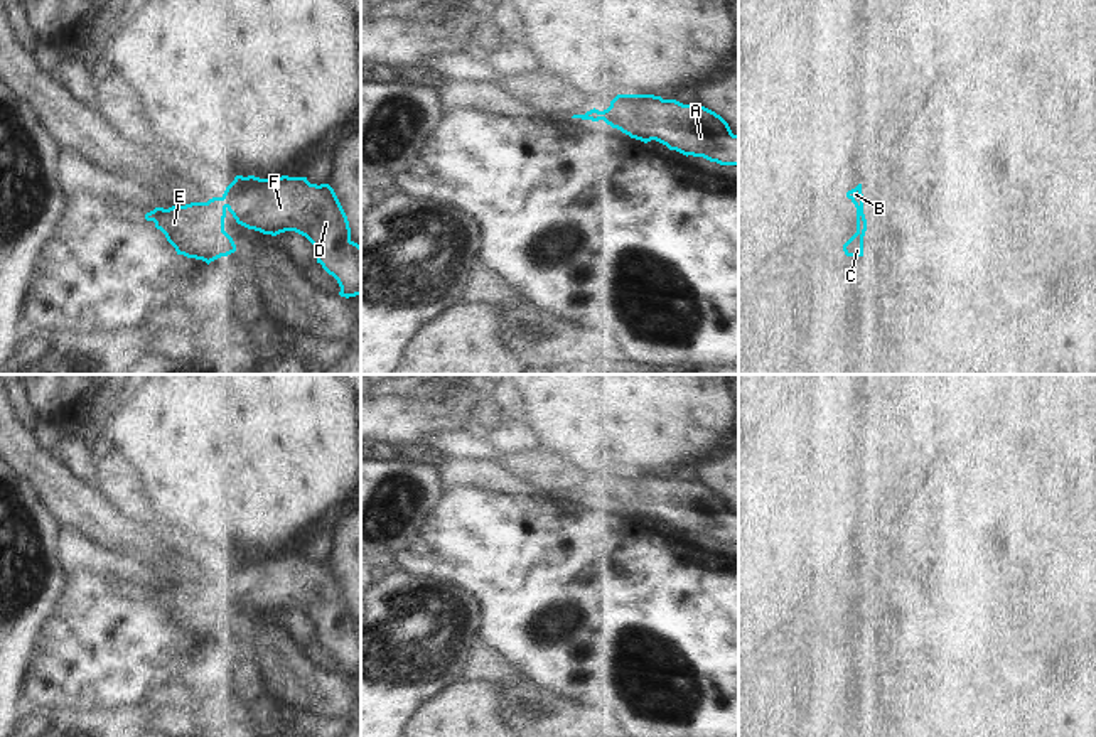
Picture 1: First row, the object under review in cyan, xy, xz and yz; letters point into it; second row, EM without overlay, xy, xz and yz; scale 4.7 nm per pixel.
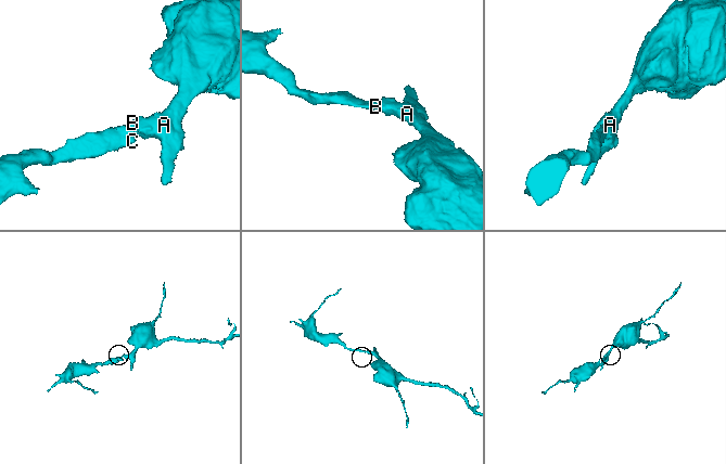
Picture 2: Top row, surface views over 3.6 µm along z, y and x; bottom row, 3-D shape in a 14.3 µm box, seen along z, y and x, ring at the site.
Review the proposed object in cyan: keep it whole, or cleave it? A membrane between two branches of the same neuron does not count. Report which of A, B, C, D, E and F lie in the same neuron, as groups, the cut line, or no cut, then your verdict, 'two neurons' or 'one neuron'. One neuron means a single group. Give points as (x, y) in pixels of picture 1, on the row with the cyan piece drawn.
groups A B C D E F; cut none; one neuron

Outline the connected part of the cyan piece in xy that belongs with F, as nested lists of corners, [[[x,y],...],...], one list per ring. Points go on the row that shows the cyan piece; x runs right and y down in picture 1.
[[[236,175],[221,197],[155,207],[145,219],[155,223],[177,255],[209,265],[236,251],[224,231],[228,211],[238,224],[263,234],[295,231],[305,236],[315,248],[317,263],[337,280],[339,295],[361,295],[361,246],[351,239],[347,216],[329,184],[288,175]]]

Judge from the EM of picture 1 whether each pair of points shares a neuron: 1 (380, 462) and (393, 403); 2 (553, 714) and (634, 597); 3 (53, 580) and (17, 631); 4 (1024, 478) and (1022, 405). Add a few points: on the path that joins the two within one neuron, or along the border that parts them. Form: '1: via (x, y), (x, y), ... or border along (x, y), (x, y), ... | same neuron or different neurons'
1: border along (378, 449), (393, 451) | different neurons
2: border along (528, 678), (565, 697), (592, 705), (601, 712) | different neurons
3: via (44, 592), (21, 619) | same neuron
4: border along (993, 425), (1015, 442), (1039, 439) | different neurons

